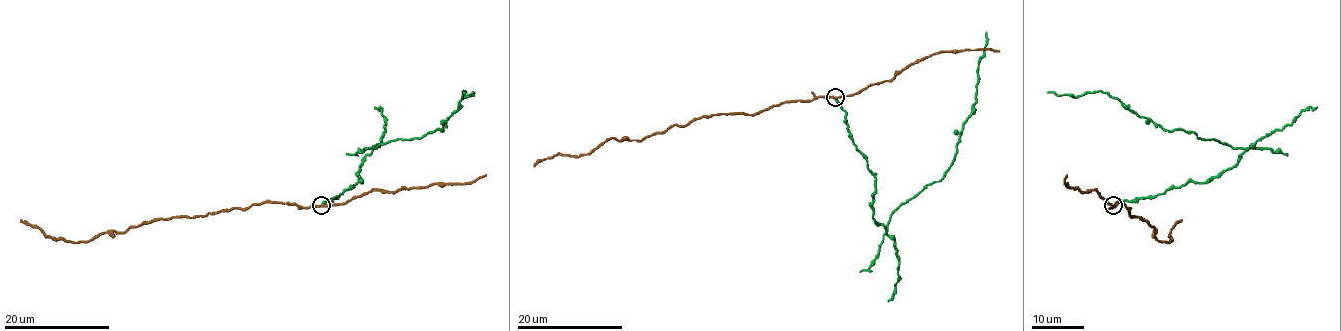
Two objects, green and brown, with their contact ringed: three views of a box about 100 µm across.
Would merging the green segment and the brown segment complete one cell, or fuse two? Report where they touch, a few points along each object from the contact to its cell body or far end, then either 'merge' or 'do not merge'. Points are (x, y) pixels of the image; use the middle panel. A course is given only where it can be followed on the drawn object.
place (835, 97); course green (834, 98), (874, 176), (872, 218), (886, 228), (895, 210), (951, 164), (975, 101), (986, 32); course brown (834, 97), (786, 101), (755, 114), (700, 116), (641, 140), (610, 138), (588, 153), (554, 155), (534, 167); do not merge

